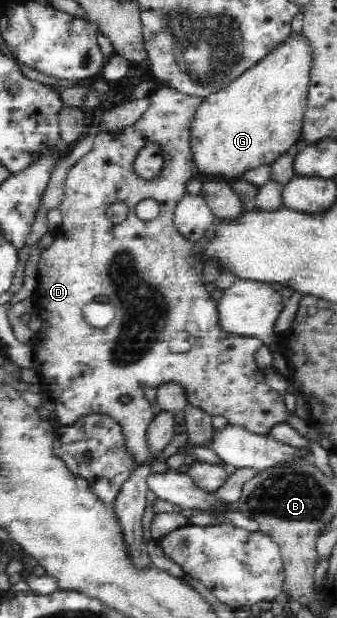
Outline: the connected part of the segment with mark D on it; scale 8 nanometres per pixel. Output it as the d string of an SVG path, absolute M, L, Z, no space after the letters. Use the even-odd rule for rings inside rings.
M163 87L159 90L155 89L149 95L149 107L142 115L140 119L129 125L124 130L124 135L120 139L112 139L108 132L100 132L96 134L92 151L89 151L80 161L76 161L75 165L68 171L65 181L65 199L62 200L59 210L62 217L64 217L64 223L60 225L60 229L64 231L62 233L62 239L54 239L52 245L42 249L38 266L38 281L35 289L35 293L32 295L33 304L35 305L35 312L42 319L42 326L39 331L34 334L32 339L32 346L34 352L33 369L38 376L37 383L40 385L41 390L48 396L54 405L54 411L52 412L51 419L56 425L69 426L76 422L78 418L85 417L90 414L106 414L108 417L115 419L115 421L122 427L122 434L126 438L127 450L131 454L131 457L135 458L135 465L149 465L156 456L150 455L149 445L146 440L147 427L150 421L155 417L156 409L152 409L151 403L148 403L144 399L144 393L142 393L142 387L158 388L164 383L178 383L185 391L186 398L189 405L194 405L202 409L202 411L208 413L212 417L218 417L222 415L224 419L227 419L227 423L233 427L242 427L245 431L254 432L257 435L267 435L269 430L276 426L277 423L284 423L288 421L288 418L292 415L292 412L286 409L285 399L280 396L277 391L274 391L272 387L265 384L263 372L257 367L257 363L254 361L254 353L263 346L261 339L256 339L254 336L242 337L241 335L228 334L220 327L219 311L217 308L217 301L210 296L206 290L205 282L202 280L202 274L204 271L204 264L199 261L198 255L195 252L198 251L198 246L195 246L190 240L187 240L185 236L178 233L177 227L174 225L175 209L178 202L188 194L186 190L186 183L195 177L195 172L191 170L190 165L193 164L193 155L190 154L190 125L194 119L194 114L198 109L198 106L203 102L203 98L195 98L191 95L184 95L172 89L170 87ZM148 143L158 143L163 149L163 169L158 176L155 176L152 180L143 180L137 173L134 172L133 163L134 159L138 155L138 151ZM142 199L156 199L160 206L160 211L157 217L153 220L145 222L140 220L134 212L134 207L142 201ZM120 202L128 206L128 213L126 221L123 221L120 225L114 225L108 218L106 218L106 210L108 206L113 203ZM104 301L114 306L114 319L106 325L106 327L97 328L88 325L88 322L84 319L83 307L90 302ZM175 333L188 333L187 338L192 344L190 351L185 353L172 353L170 351L170 339Z

